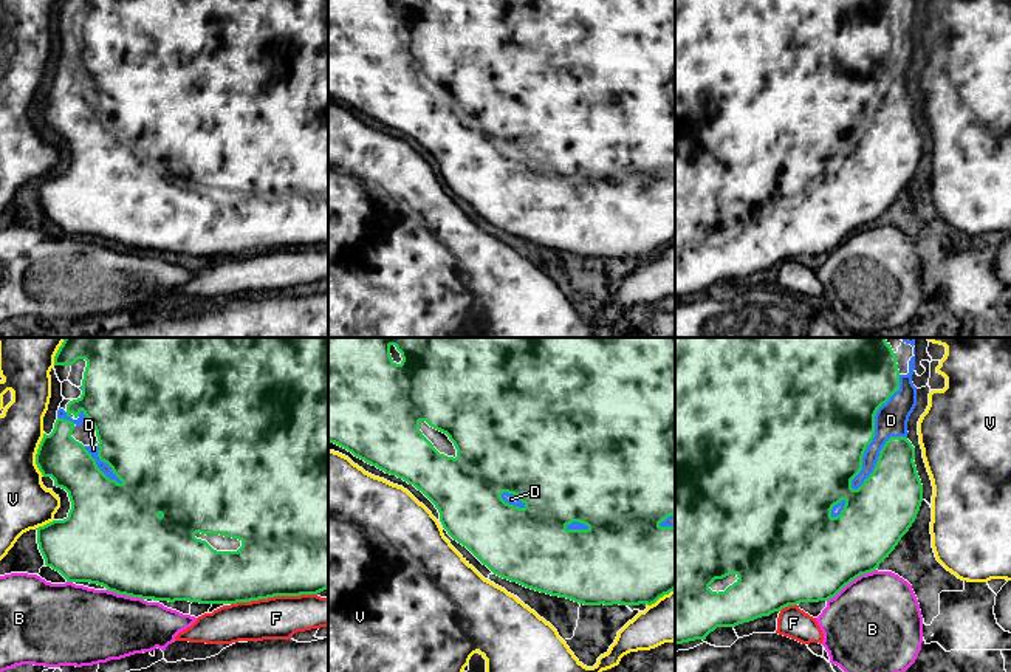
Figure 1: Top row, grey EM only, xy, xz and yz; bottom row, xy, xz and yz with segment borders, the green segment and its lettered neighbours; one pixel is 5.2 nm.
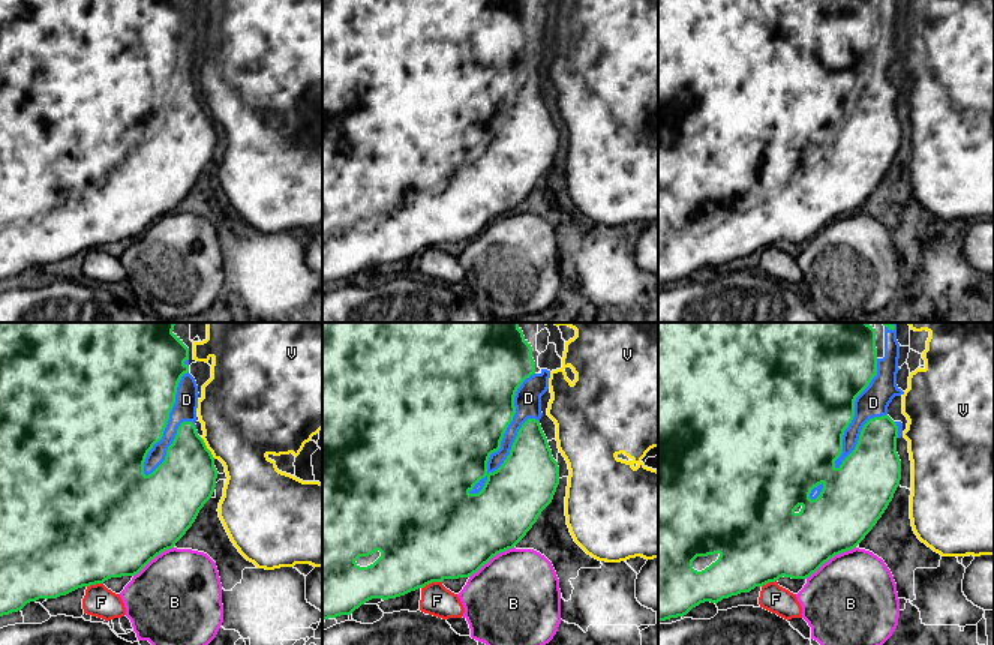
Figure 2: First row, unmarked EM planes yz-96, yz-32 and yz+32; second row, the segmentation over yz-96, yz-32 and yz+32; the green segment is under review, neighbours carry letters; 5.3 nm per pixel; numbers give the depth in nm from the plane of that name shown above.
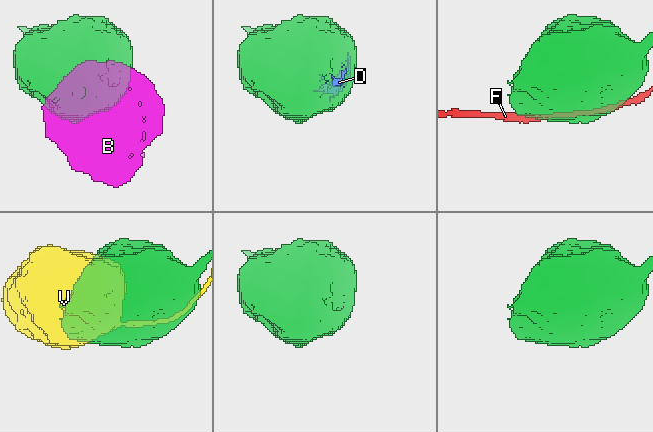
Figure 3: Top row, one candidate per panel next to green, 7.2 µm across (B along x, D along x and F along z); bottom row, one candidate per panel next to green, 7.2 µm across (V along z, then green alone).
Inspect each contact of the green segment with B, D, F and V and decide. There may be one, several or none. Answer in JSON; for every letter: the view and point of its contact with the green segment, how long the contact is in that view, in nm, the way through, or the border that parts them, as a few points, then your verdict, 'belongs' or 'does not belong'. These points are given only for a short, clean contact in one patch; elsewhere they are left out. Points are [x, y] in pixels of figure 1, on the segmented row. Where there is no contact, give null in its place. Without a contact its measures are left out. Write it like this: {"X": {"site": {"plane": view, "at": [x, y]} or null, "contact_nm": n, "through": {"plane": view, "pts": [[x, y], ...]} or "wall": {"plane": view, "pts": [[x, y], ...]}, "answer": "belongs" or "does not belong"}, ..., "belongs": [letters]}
{"B": {"site": {"plane": "yz", "at": [850, 581]}, "contact_nm": 300, "answer": "does not belong"}, "D": {"site": {"plane": "yz", "at": [873, 432]}, "contact_nm": 650, "answer": "belongs"}, "F": {"site": {"plane": "xy", "at": [273, 596]}, "contact_nm": 460, "answer": "does not belong"}, "V": {"site": {"plane": "xy", "at": [36, 454]}, "contact_nm": 240, "answer": "does not belong"}, "belongs": ["D"]}

